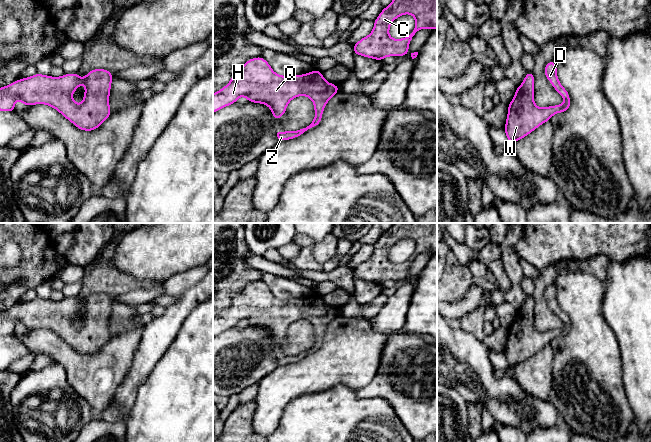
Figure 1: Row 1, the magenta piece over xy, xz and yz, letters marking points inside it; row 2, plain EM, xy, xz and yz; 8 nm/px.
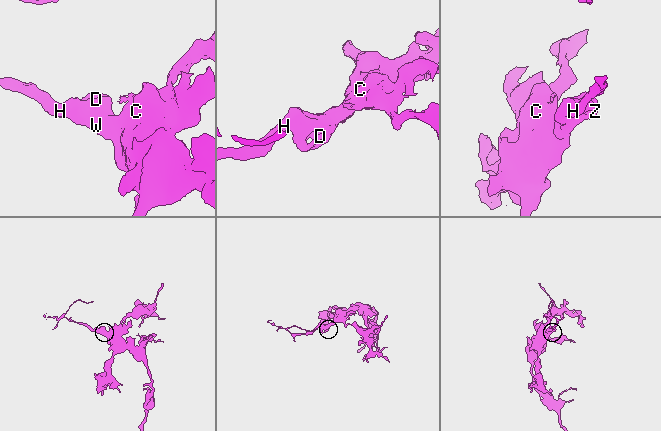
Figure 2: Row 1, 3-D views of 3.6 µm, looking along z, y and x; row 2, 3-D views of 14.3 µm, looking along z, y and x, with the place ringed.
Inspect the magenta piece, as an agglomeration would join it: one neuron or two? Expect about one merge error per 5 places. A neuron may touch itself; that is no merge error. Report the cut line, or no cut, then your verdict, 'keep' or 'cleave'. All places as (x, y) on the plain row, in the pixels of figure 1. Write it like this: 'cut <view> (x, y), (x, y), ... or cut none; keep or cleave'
cut none; keep

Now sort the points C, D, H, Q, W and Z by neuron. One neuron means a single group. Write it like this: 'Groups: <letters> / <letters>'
Groups: C D H Q W Z

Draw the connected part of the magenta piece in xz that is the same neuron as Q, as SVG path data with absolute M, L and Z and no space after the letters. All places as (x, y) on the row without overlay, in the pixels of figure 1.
M261 280L249 283L226 310L213 318L213 337L244 320L249 326L270 331L272 340L278 345L293 322L307 320L314 327L314 344L296 355L276 354L279 366L297 362L318 350L326 328L338 316L339 310L327 306L318 293L302 299L281 300Z

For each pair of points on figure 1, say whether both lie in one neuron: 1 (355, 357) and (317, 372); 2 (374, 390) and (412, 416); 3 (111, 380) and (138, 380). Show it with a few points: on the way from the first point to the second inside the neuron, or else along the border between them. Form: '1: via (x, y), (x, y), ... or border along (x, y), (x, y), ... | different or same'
1: via (346, 357), (326, 367) | same
2: via (383, 390), (386, 390), (403, 407) | same
3: border along (133, 358), (127, 375), (111, 400) | different

